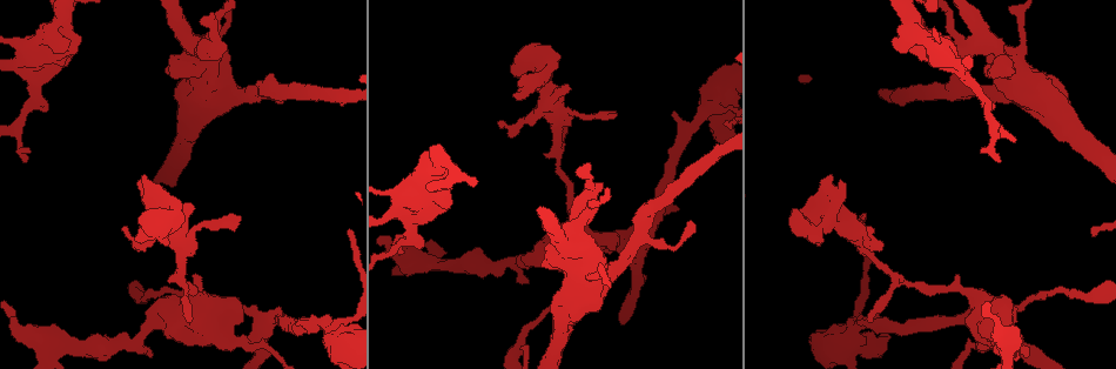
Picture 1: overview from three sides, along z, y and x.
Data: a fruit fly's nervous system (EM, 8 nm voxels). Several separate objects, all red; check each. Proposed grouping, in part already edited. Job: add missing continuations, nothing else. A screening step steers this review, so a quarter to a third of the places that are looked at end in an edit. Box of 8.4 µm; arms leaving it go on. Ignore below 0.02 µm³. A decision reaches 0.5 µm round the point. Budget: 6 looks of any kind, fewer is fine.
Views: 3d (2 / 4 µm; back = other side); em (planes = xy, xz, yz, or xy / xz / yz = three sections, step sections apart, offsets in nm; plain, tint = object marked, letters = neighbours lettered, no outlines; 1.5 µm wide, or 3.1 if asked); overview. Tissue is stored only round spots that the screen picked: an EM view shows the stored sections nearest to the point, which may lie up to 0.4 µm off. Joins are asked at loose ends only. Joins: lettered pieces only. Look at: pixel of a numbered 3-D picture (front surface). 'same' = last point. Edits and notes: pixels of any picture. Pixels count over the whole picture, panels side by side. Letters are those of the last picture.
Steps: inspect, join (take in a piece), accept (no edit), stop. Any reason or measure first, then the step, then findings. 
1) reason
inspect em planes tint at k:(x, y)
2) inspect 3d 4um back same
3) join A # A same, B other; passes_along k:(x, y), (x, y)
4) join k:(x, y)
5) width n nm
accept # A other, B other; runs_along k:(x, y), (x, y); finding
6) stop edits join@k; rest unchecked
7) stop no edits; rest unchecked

inspect 3d 2um at 1:(868, 321)

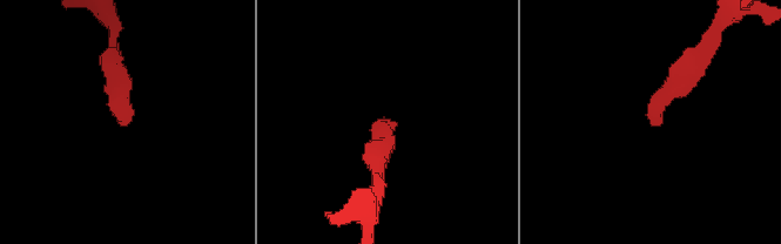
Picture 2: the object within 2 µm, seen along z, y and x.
now the EM
inspect em yz step 8 tint at 2:(129, 119)

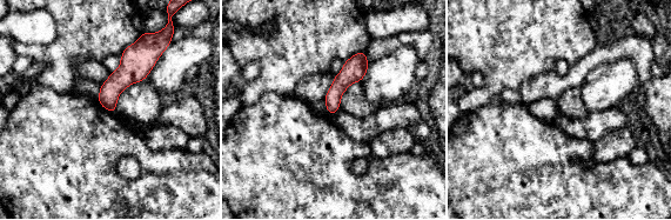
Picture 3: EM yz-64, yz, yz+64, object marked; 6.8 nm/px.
inspect em planes letters same

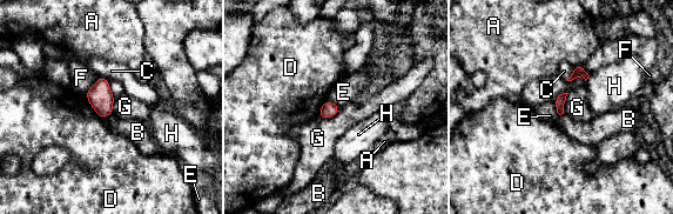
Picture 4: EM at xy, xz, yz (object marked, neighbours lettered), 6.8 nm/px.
accept # A other, B other, C other, D other, E other, F other, G other, H other; border 4:(341, 107), (329, 118), (318, 116); no lettered piece goes on from it

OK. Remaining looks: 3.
an open end
inspect 3d 2um at 1:(829, 174)

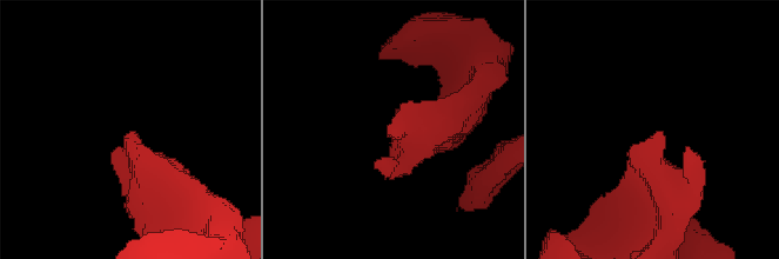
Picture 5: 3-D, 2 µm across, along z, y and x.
inspect em planes letters at 5:(660, 133)

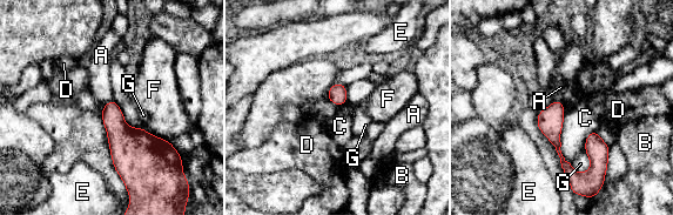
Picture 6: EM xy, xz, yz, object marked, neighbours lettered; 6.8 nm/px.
width 130 nm
accept # A other, B other, C other, D other, E other, F other, G other; border 6:(112, 99), (105, 105); no lettered piece goes on from it

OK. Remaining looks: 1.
stop no edits; rest unchecked

